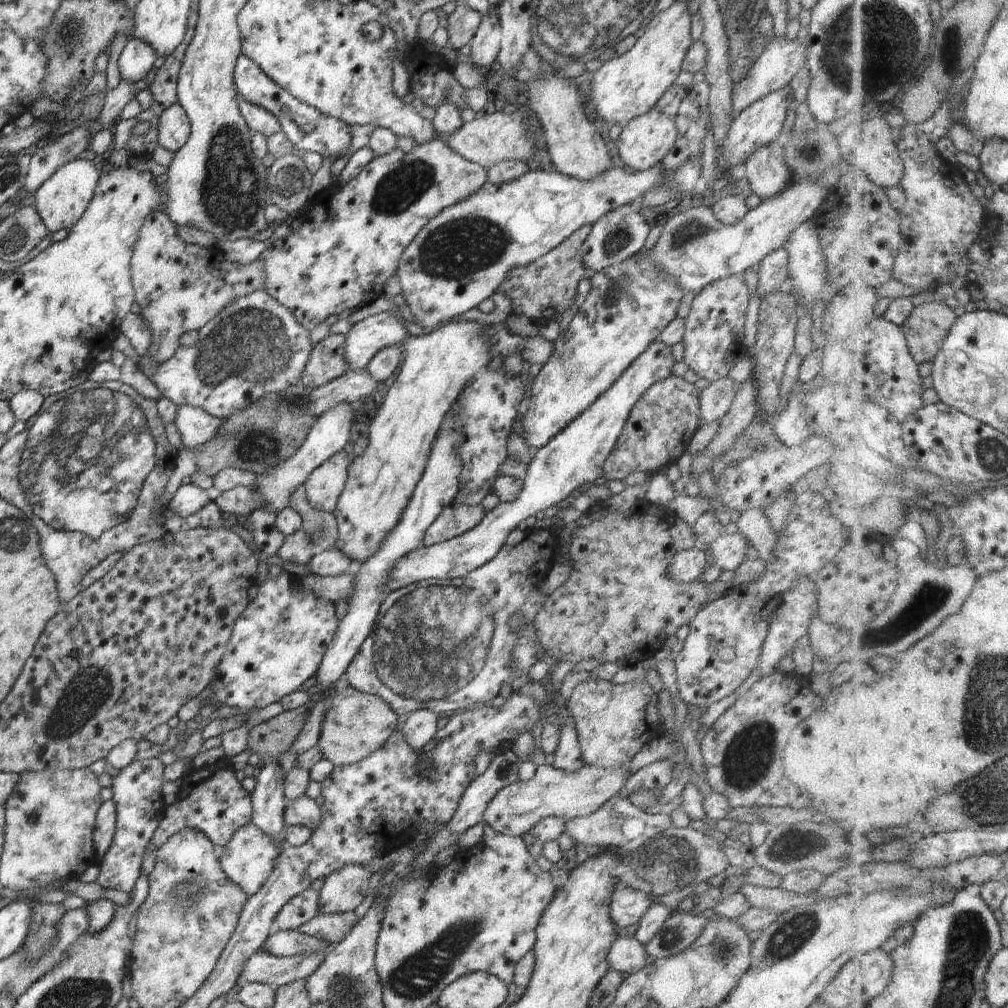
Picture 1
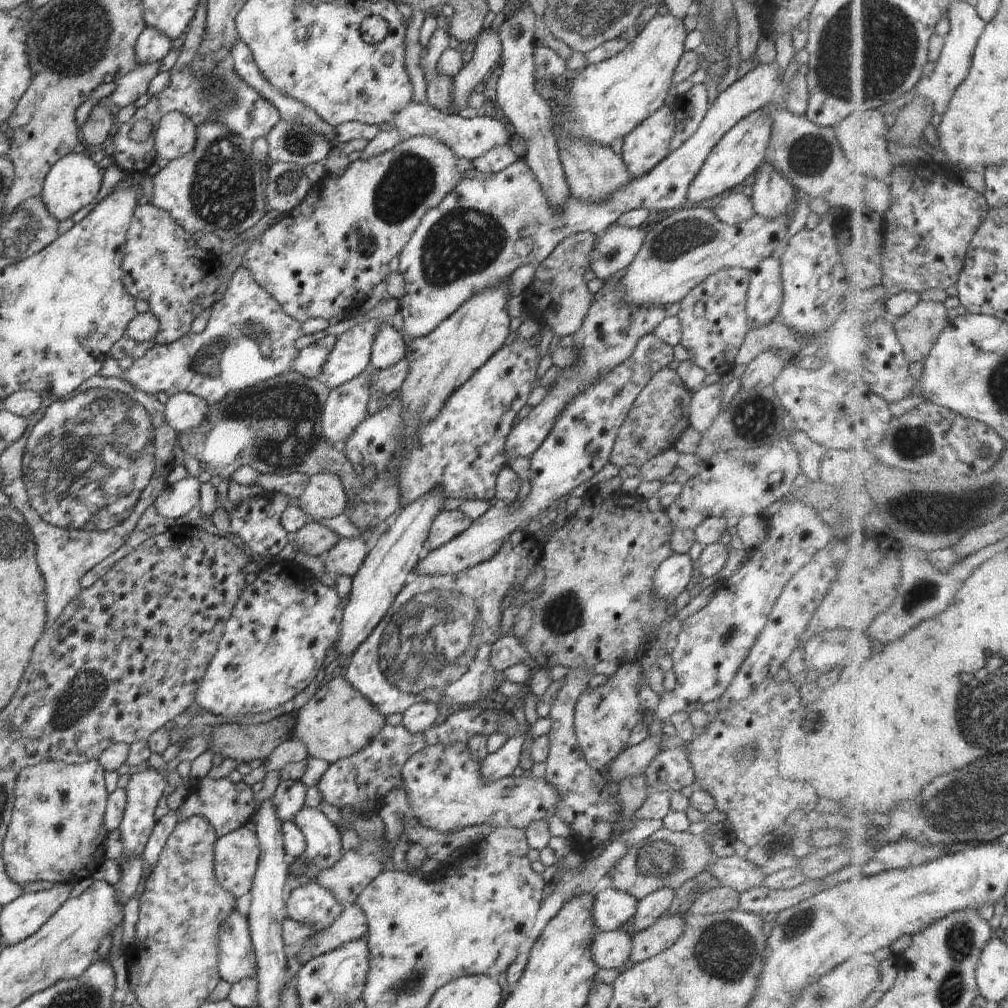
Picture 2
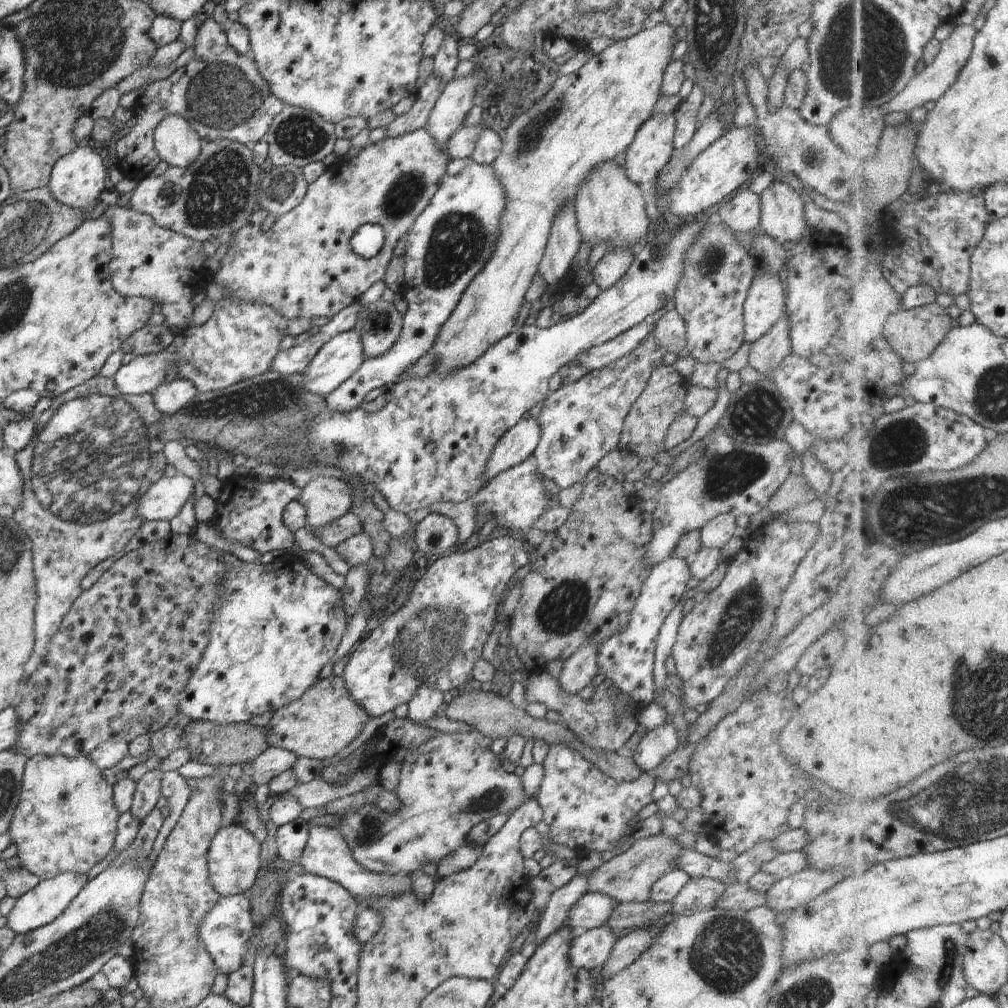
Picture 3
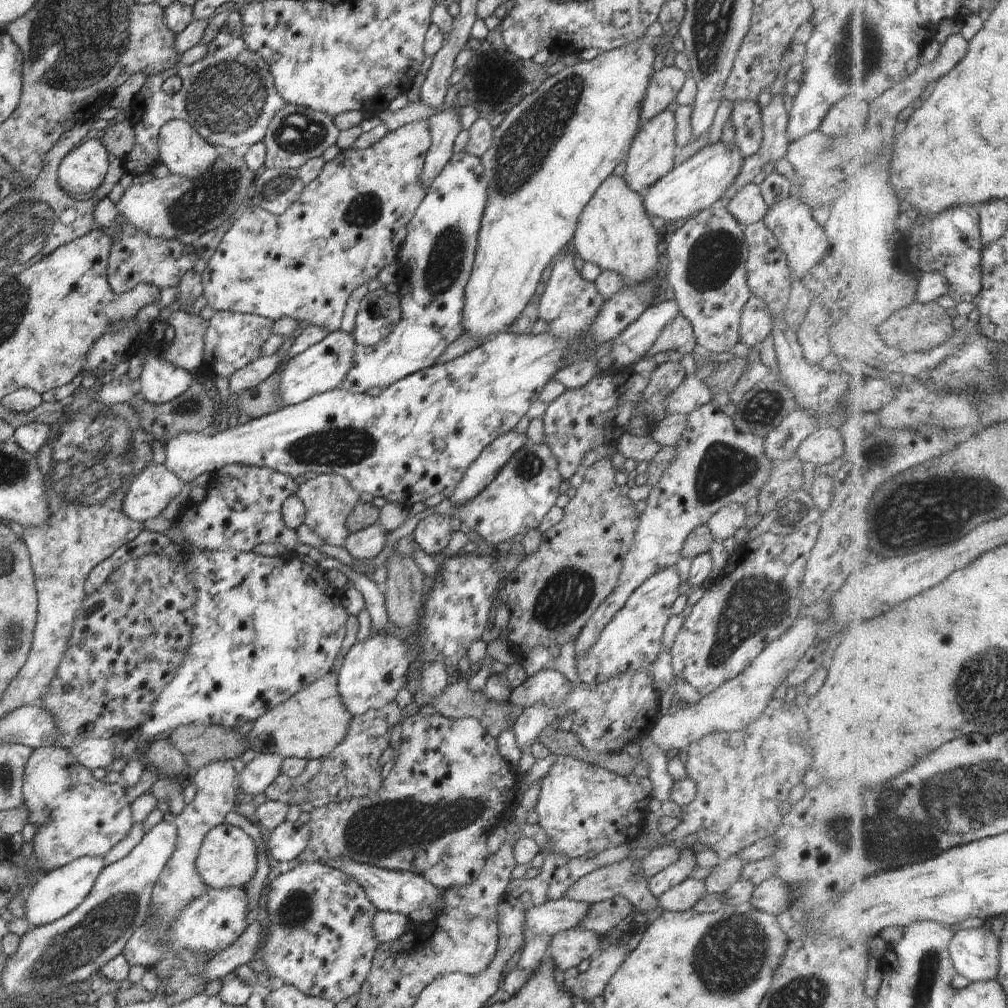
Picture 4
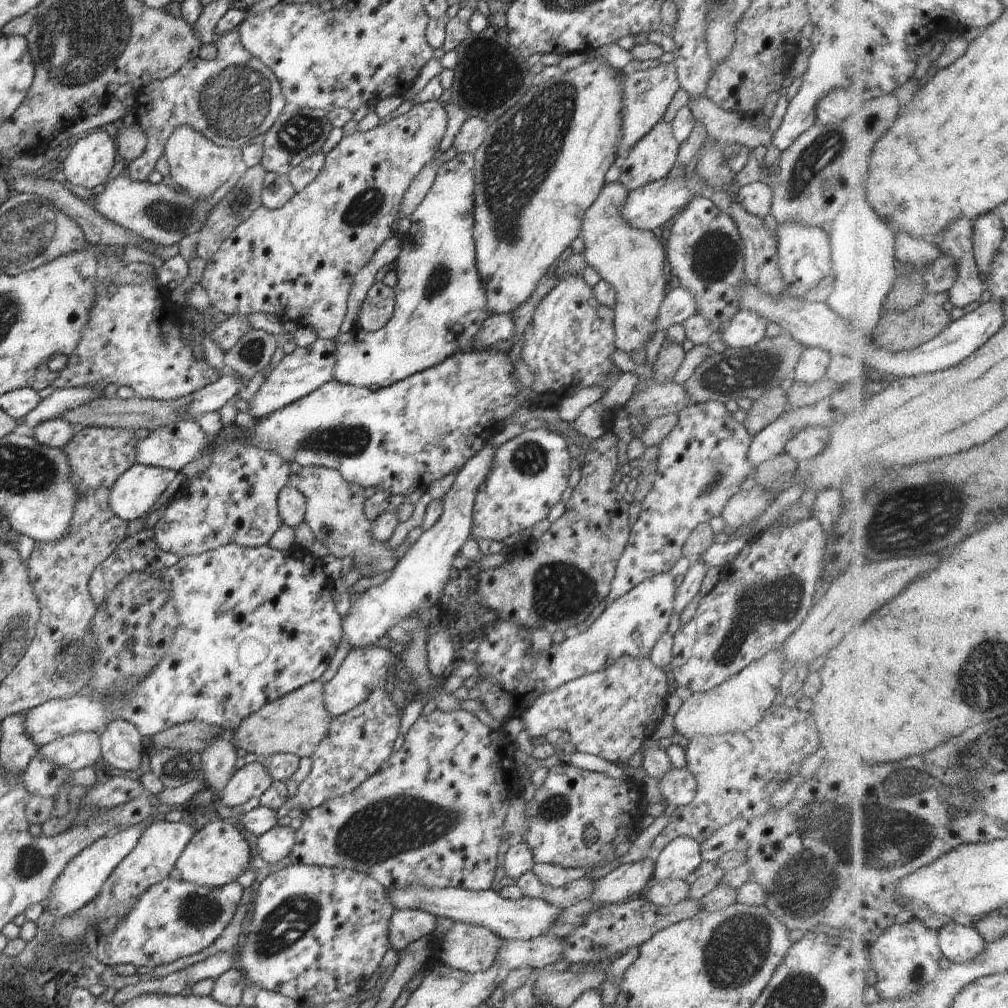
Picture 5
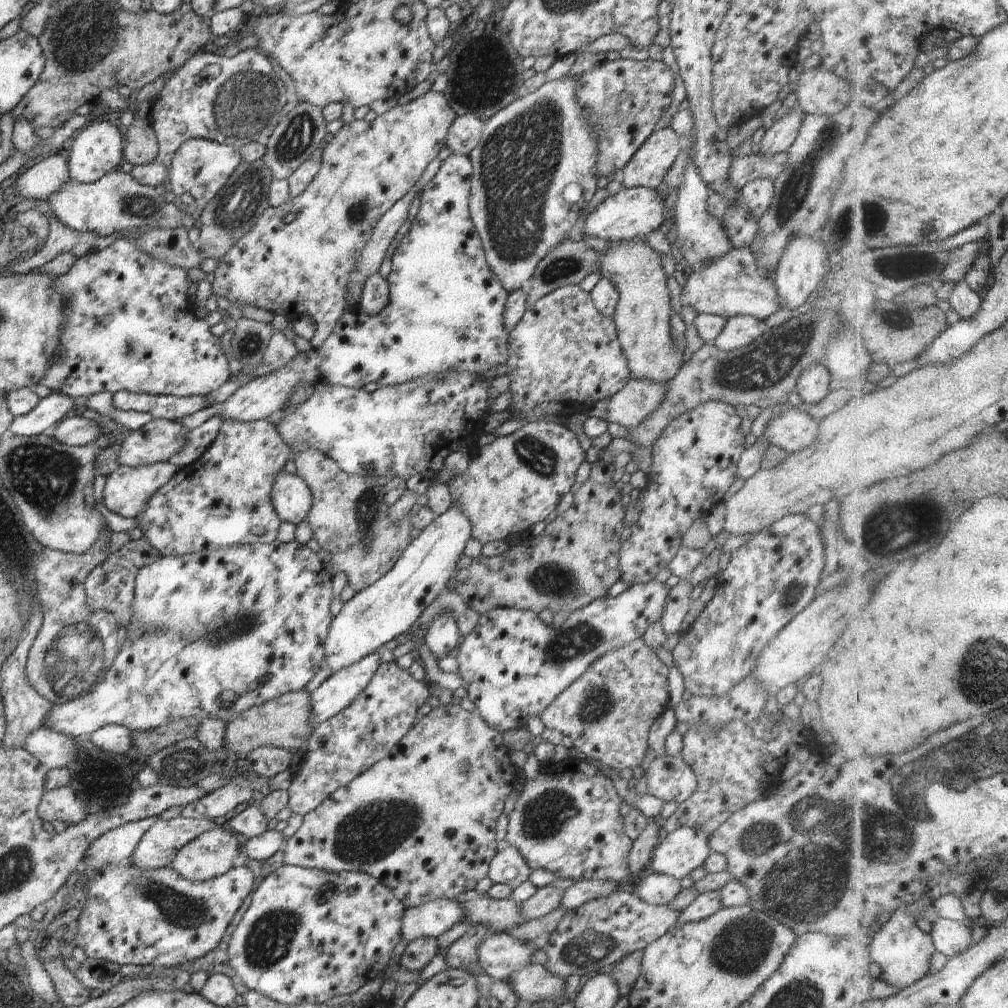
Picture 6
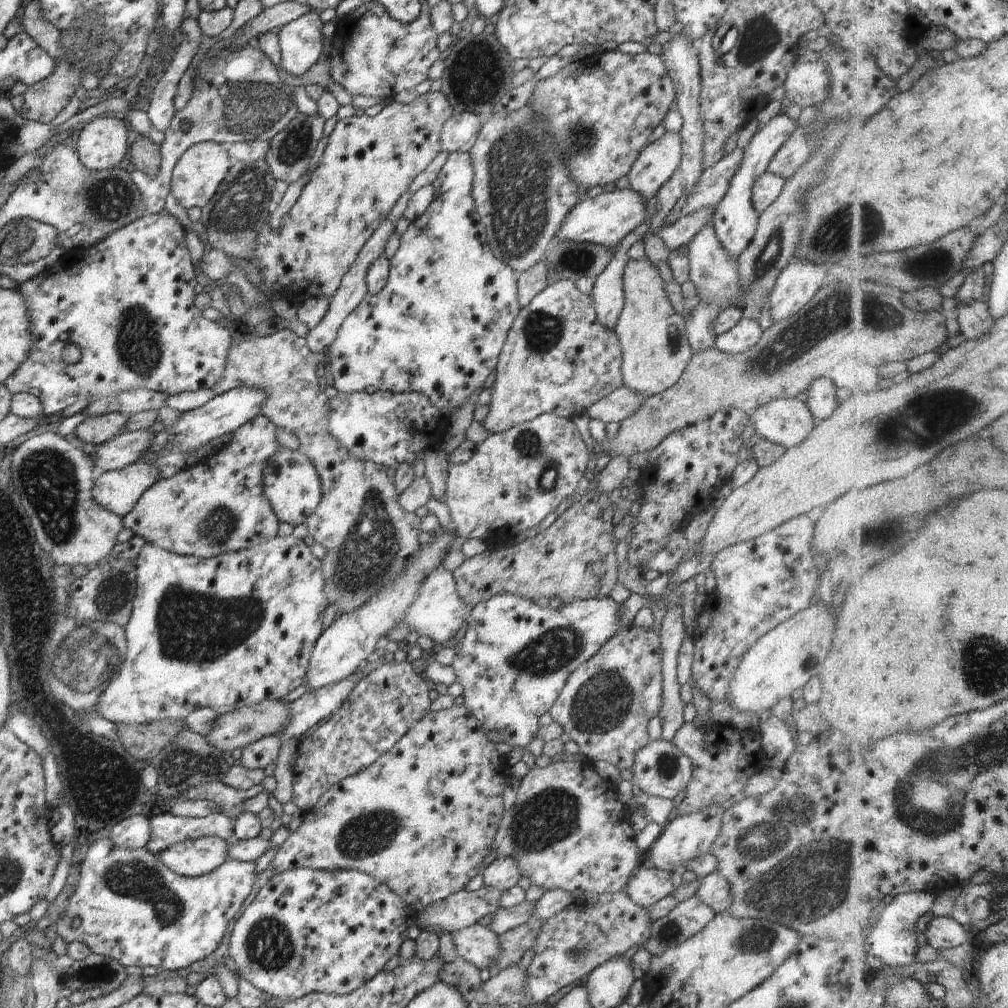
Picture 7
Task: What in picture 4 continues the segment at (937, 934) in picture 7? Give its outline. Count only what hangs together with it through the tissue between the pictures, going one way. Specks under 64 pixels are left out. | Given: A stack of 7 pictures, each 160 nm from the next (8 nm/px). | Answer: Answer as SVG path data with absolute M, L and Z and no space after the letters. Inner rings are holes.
M990 925L958 931L953 938L953 943L951 944L951 955L955 962L957 971L959 974L962 974L966 978L970 979L972 983L998 979L1001 974L1001 944L1001 938L992 932Z

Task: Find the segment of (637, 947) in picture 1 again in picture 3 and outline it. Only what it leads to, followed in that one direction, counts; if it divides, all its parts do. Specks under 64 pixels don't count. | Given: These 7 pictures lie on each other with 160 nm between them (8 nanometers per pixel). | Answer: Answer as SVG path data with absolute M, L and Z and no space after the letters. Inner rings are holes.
M602 925L575 934L569 950L569 959L575 968L593 969L597 966L604 966L604 963L611 957L610 953L618 939L610 929Z

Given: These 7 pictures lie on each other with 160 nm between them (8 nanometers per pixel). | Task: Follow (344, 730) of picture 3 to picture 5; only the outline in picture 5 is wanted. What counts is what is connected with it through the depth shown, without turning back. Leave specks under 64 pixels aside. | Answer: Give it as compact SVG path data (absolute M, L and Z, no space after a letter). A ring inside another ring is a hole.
M312 681L274 702L266 703L260 710L247 716L232 732L236 735L238 746L244 748L247 753L252 752L258 756L290 753L300 759L311 757L318 744L327 737L332 720L325 707L324 685L321 681Z

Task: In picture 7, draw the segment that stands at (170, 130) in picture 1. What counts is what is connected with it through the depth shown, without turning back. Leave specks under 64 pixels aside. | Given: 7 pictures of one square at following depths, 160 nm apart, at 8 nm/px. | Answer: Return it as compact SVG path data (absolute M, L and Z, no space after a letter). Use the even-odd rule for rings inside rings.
M212 141L201 142L187 148L178 158L171 174L171 193L182 208L202 208L210 203L218 187L233 164L231 156L222 144Z

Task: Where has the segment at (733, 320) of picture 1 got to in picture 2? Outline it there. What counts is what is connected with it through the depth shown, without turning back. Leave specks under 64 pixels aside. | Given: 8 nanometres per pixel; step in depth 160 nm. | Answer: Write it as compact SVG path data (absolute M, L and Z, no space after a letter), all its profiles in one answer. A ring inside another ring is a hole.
M724 268L710 274L704 282L694 286L685 298L680 300L680 312L677 318L681 325L681 344L688 351L688 359L702 368L707 375L728 375L735 368L735 357L739 352L746 334L750 330L746 314L747 294L750 283L750 271L744 268Z

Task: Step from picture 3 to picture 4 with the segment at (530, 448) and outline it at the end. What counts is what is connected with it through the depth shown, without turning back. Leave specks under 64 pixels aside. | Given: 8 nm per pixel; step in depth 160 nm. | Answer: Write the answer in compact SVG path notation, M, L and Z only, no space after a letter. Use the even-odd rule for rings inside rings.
M514 428L501 434L486 446L465 470L460 484L448 498L448 502L452 502L452 510L480 494L527 440L526 433L520 433Z

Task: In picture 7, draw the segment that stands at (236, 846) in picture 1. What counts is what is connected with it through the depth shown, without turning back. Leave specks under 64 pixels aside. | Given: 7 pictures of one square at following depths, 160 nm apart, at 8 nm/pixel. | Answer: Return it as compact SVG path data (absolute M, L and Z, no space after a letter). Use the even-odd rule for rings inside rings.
M217 836L187 840L169 846L159 857L176 874L199 877L210 874L228 860L230 842Z

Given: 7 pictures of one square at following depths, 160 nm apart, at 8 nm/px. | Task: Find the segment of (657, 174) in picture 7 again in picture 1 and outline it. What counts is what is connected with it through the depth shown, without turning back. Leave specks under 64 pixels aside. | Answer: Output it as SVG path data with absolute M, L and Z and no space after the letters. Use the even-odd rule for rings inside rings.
M673 85L670 90L652 106L650 112L642 114L642 116L638 116L638 118L632 118L628 124L623 126L622 134L618 136L615 144L616 148L618 148L620 158L624 161L629 170L646 171L661 164L667 157L670 148L672 148L674 142L676 142L677 130L675 119L685 93L684 88Z

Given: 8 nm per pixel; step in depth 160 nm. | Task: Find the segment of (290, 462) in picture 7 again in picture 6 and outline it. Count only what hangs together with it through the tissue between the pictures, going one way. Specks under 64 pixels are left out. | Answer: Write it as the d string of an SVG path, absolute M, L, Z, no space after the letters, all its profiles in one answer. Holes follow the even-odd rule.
M285 470L277 474L271 492L272 504L276 514L282 522L286 521L292 524L298 524L306 520L307 514L313 503L313 496L310 487L296 474L287 473Z

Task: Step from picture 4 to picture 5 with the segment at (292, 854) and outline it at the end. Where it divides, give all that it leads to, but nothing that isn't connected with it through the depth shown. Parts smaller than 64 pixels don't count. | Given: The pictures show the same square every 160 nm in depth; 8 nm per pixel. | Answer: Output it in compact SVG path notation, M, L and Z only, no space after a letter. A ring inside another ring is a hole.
M276 825L257 837L257 860L260 864L276 864L276 862L280 862L289 856L294 843L295 830L288 825Z

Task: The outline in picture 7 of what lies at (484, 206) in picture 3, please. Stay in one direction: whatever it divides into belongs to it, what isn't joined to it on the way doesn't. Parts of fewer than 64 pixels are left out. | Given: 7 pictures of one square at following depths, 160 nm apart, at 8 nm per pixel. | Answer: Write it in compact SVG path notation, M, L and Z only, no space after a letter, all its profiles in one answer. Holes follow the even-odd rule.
M450 153L440 172L431 184L434 187L434 198L426 212L411 222L404 234L400 236L398 250L389 260L390 270L386 286L377 294L367 295L362 302L342 321L334 342L327 346L325 363L330 365L330 378L334 388L343 393L364 391L368 386L374 386L378 391L405 393L421 392L438 410L456 408L463 402L470 401L482 390L490 372L497 368L497 362L502 352L508 331L512 328L514 319L518 316L521 306L517 297L515 272L498 260L490 250L486 238L485 226L480 222L475 211L472 192L474 180L473 164L468 153Z

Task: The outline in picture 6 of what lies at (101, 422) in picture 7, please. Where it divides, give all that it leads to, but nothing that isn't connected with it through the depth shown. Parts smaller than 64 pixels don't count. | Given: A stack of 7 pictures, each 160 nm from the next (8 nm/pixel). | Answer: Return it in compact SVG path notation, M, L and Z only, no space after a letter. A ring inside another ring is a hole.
M79 411L64 417L52 428L52 438L63 445L81 447L91 444L100 434L101 424L82 417Z

